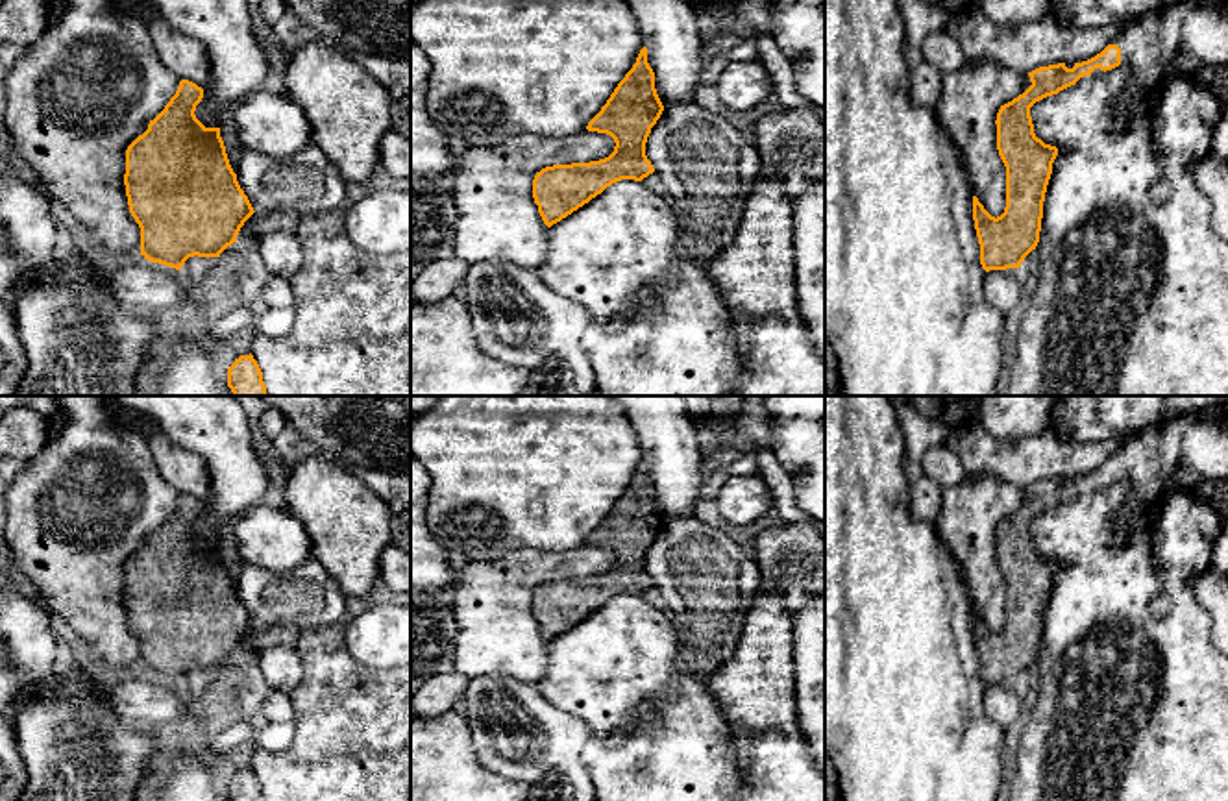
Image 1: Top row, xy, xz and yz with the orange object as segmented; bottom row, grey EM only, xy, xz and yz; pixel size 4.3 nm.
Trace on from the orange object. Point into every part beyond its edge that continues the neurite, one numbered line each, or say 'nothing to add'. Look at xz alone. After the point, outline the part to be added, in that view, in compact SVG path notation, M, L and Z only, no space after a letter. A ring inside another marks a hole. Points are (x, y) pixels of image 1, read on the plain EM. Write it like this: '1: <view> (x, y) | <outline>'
nothing to add

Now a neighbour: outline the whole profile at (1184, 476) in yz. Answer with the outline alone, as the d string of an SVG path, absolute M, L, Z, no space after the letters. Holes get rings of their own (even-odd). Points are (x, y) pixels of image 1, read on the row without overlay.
M1180 459L1173 474L1173 485L1182 488L1193 488L1198 479L1200 475L1184 459Z

